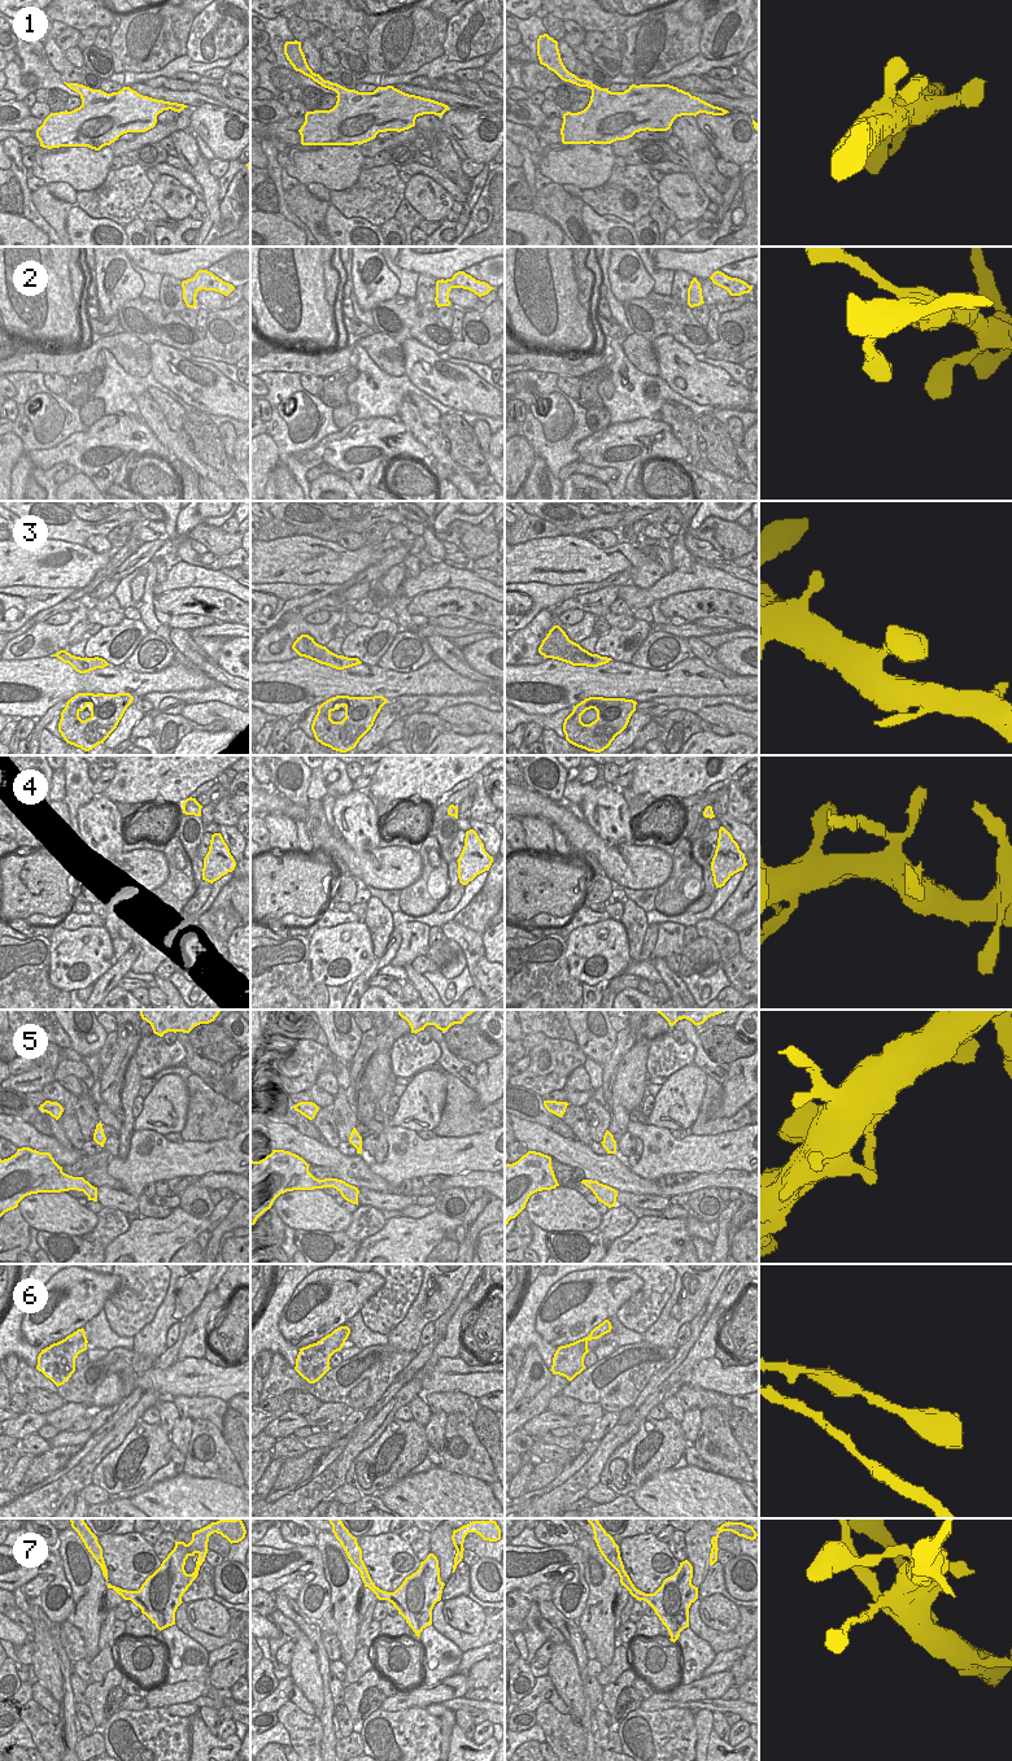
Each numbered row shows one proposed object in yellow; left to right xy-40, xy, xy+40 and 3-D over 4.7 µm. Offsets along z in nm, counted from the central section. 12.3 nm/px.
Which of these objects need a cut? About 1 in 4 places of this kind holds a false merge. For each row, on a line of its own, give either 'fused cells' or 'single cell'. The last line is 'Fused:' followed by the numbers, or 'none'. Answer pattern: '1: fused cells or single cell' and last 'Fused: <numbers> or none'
1: single cell
2: single cell
3: single cell
4: fused cells
5: single cell
6: single cell
7: fused cells
Fused: 4, 7

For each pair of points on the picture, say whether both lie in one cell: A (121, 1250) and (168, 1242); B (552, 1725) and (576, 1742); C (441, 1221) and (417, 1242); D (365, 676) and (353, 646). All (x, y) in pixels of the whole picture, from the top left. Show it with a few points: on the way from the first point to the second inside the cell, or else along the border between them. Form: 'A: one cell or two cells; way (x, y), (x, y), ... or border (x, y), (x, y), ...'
A: one cell; way (132, 1250), (144, 1250), (152, 1242), (156, 1242)
B: one cell; way (558, 1729), (570, 1740)
C: one cell; way (435, 1225), (423, 1236)
D: two cells; border (362, 662), (376, 665)

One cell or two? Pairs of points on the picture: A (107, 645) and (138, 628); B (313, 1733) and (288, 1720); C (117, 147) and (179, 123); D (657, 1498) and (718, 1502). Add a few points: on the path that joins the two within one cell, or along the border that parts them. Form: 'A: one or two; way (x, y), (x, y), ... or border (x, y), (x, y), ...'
A: one; way (114, 644), (130, 630)
B: one; way (306, 1733), (295, 1721)
C: one; way (132, 145), (164, 130)
D: one; way (672, 1498), (684, 1502), (702, 1502)

